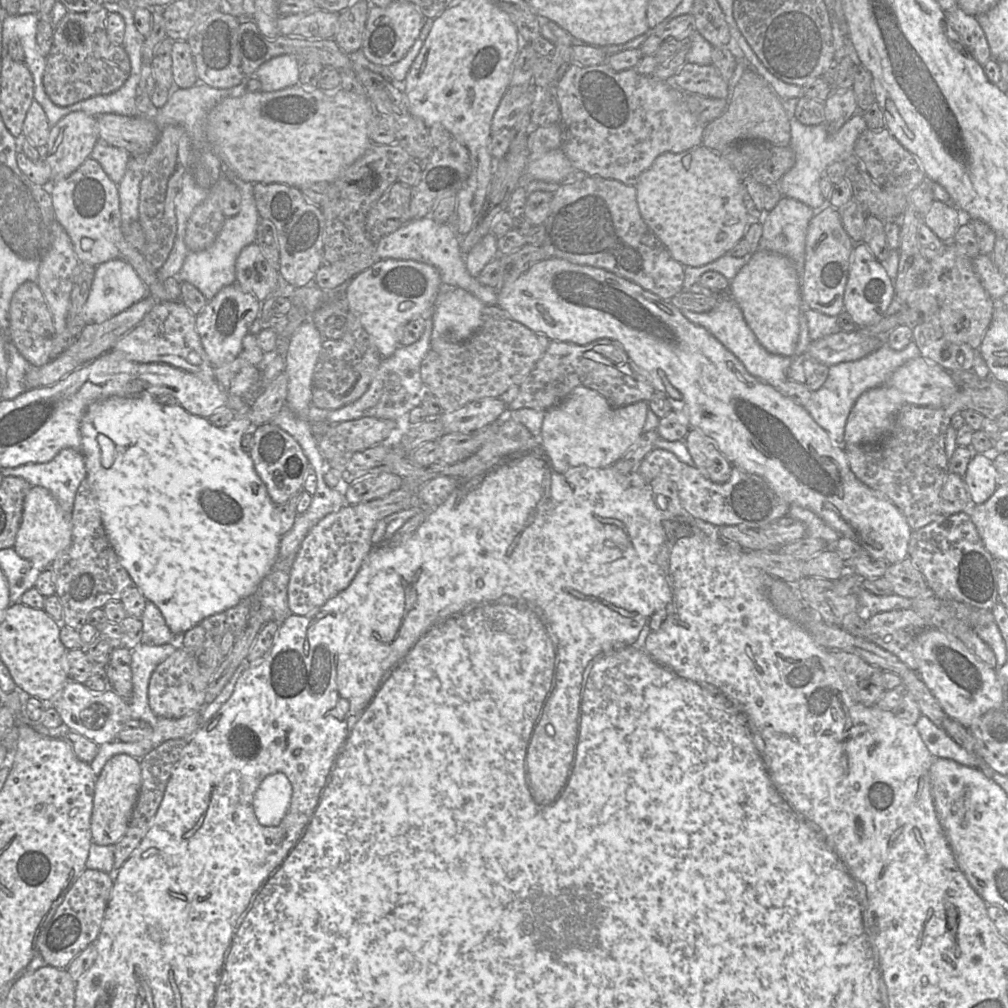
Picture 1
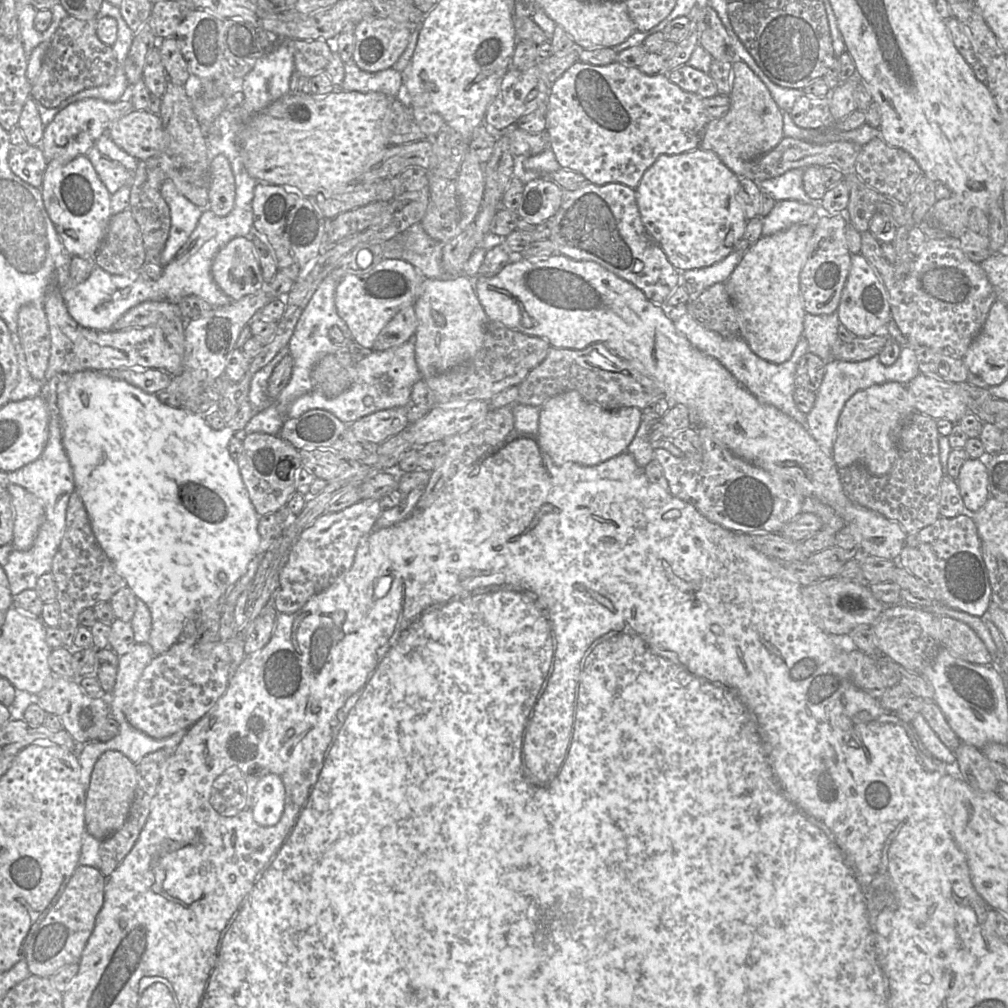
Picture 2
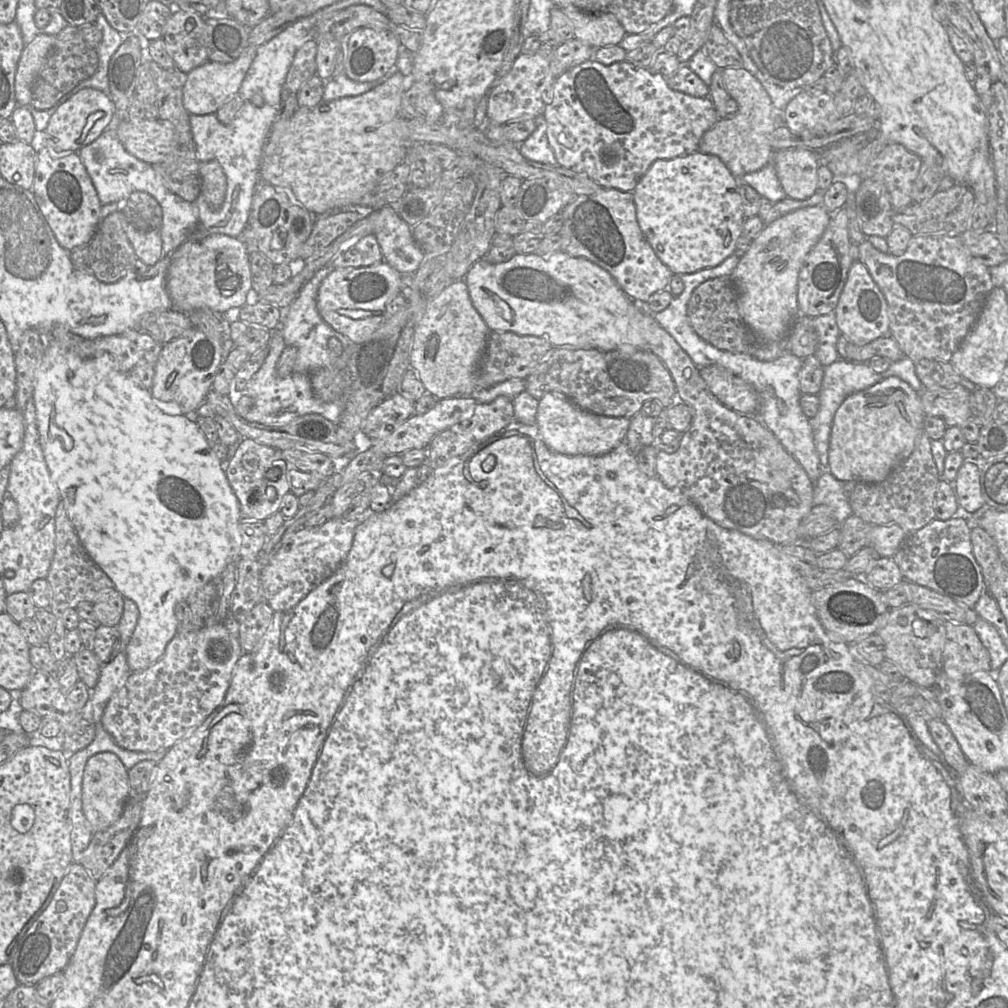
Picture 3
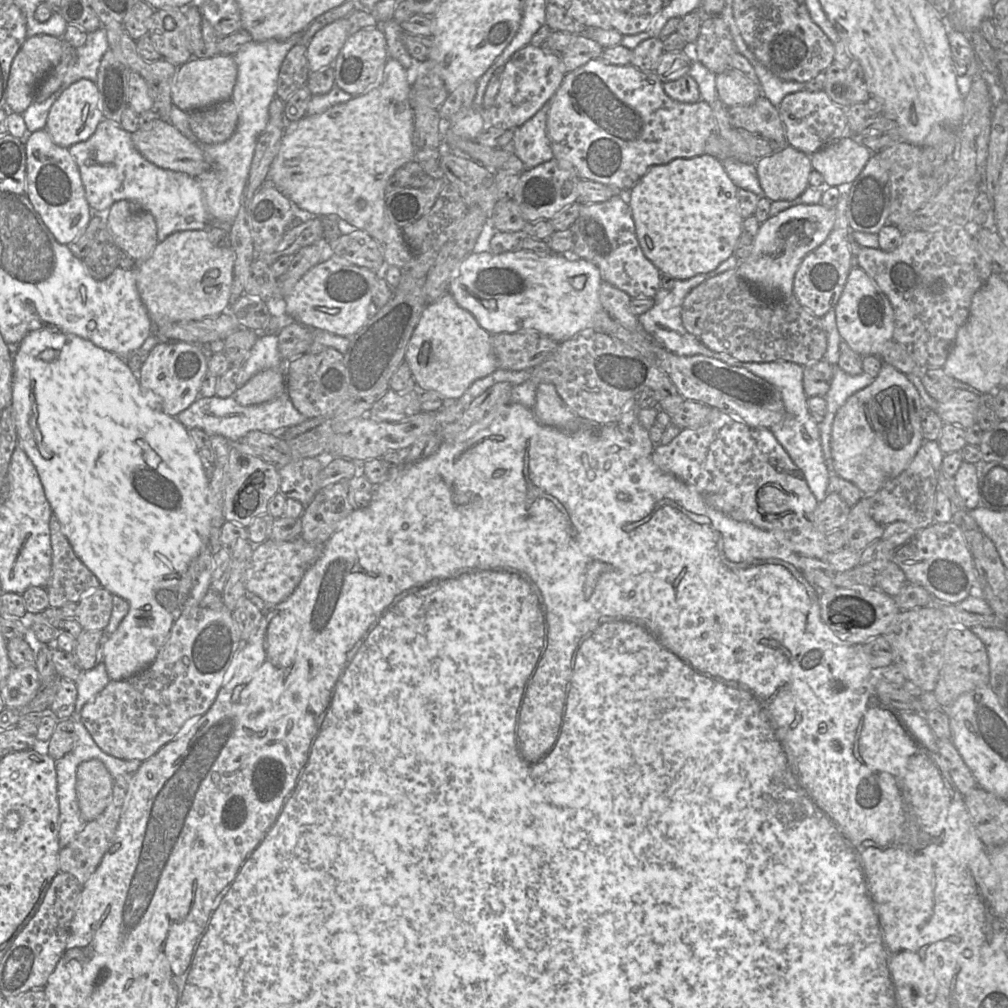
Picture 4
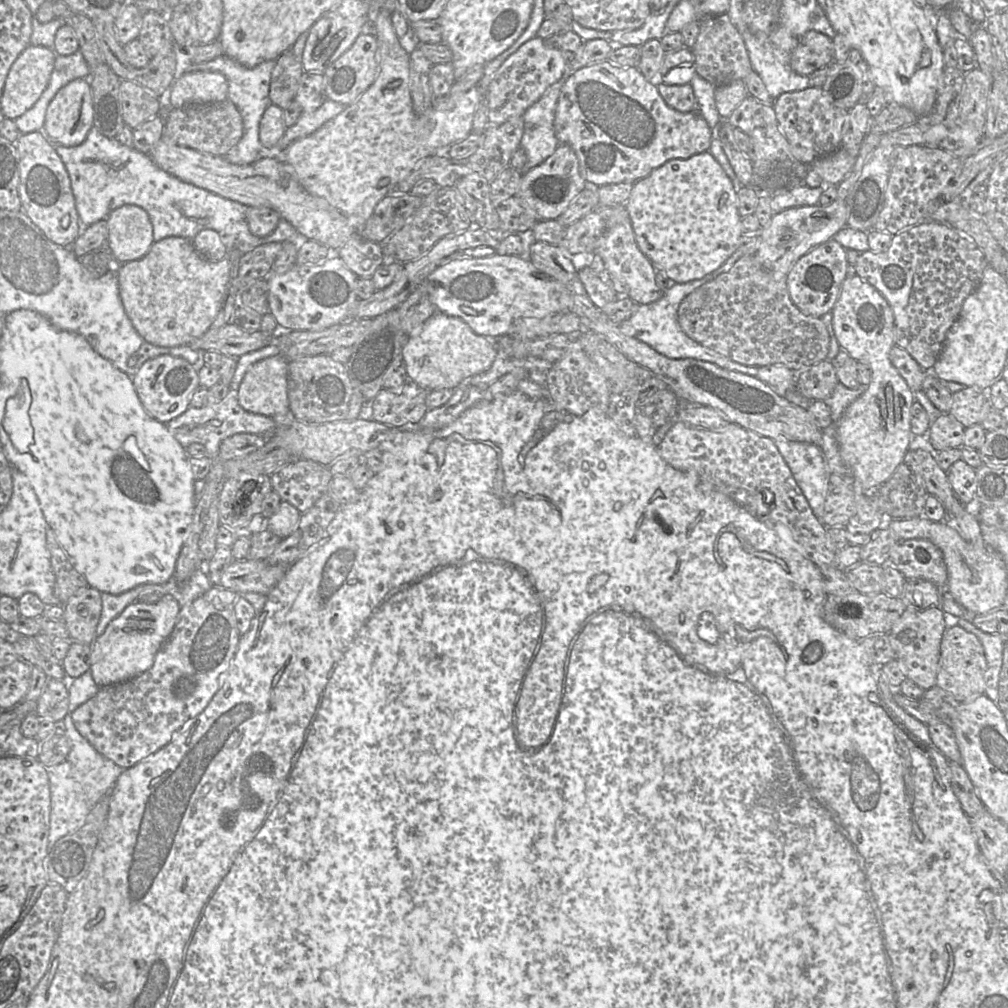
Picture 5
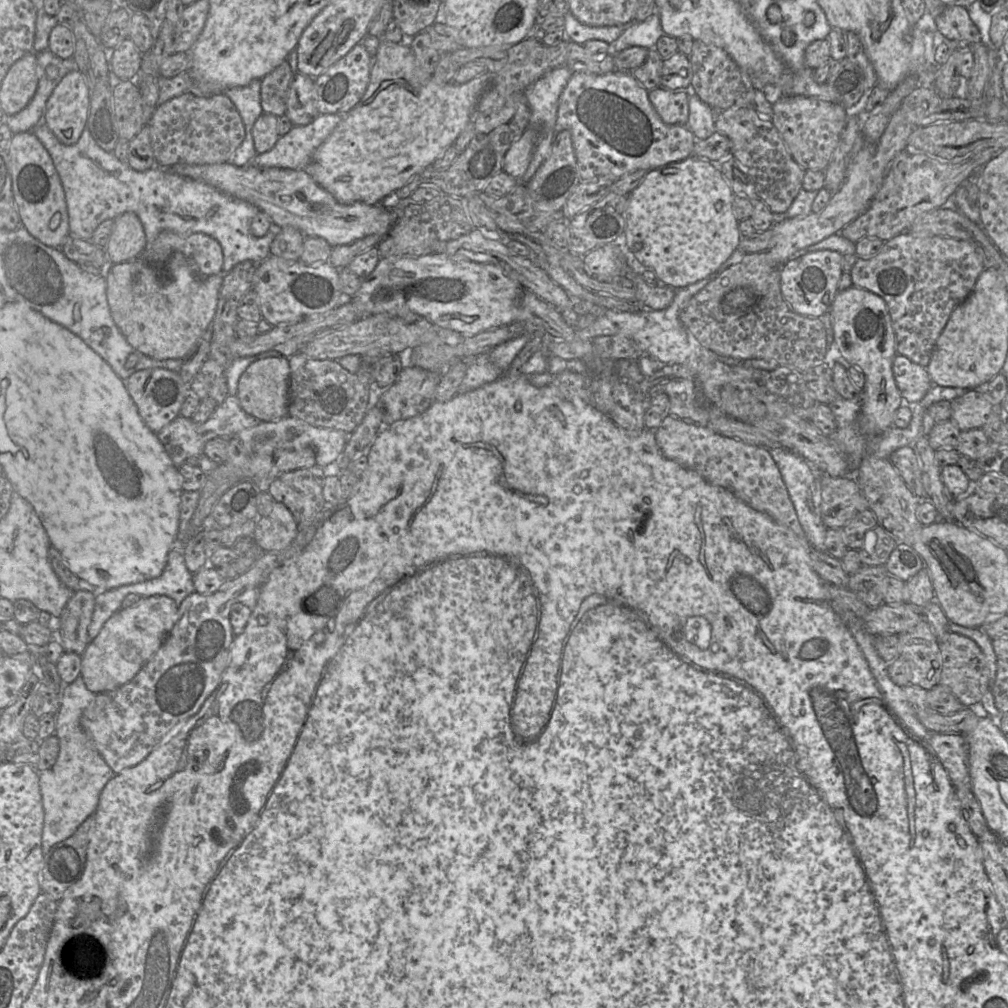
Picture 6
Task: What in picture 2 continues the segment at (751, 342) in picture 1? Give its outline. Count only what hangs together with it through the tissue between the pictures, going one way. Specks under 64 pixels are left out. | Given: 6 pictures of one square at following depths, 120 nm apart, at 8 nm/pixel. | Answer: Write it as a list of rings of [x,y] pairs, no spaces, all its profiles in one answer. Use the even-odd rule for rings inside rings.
[[[688,303],[667,308],[666,313],[675,328],[683,334],[696,349],[719,361],[738,383],[753,394],[760,402],[776,407],[802,426],[806,426],[806,415],[797,409],[793,398],[794,390],[797,387],[795,383],[796,369],[800,359],[808,352],[807,340],[804,336],[800,338],[789,360],[782,364],[773,364],[754,354],[747,342],[741,337],[726,339],[702,327],[689,313]]]

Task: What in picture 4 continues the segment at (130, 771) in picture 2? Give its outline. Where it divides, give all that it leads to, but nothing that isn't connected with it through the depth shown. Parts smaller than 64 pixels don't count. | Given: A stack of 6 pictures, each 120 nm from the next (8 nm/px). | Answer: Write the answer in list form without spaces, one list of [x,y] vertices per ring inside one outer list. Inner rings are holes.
[[[98,759],[82,762],[77,768],[77,801],[86,822],[97,818],[111,801],[115,779]]]

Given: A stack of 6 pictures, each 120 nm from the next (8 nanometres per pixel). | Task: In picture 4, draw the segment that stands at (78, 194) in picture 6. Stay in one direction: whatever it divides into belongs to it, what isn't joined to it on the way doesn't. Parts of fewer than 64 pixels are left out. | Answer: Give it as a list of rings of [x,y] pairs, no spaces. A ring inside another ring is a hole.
[[[102,120],[89,139],[70,146],[68,151],[79,169],[85,196],[93,213],[106,213],[120,200],[136,202],[154,217],[158,242],[164,241],[175,232],[204,230],[210,227],[210,217],[203,203],[202,190],[195,177],[159,168],[147,161],[135,148],[131,134],[123,130],[120,124]]]

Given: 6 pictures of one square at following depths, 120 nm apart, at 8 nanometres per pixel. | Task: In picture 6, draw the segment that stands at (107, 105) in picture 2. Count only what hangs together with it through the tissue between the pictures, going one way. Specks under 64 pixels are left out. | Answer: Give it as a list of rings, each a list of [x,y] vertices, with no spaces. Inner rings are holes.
[[[79,70],[66,74],[46,103],[43,123],[65,145],[75,144],[87,124],[90,89]]]

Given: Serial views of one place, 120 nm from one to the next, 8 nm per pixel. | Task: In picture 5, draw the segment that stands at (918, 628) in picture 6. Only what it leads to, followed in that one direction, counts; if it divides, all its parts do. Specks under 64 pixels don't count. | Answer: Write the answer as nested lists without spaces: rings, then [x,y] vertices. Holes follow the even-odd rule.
[[[908,607],[889,632],[890,643],[895,652],[895,660],[902,666],[907,679],[912,680],[924,690],[937,684],[940,648],[946,628],[941,607],[927,609]]]

